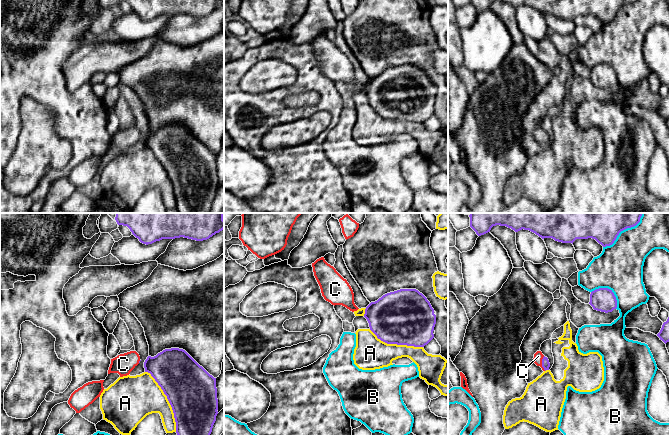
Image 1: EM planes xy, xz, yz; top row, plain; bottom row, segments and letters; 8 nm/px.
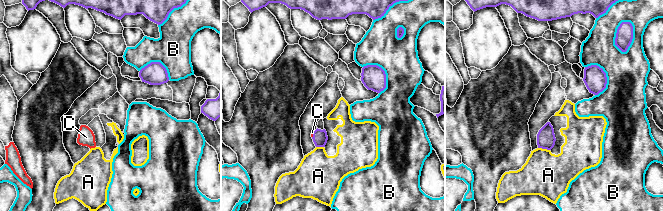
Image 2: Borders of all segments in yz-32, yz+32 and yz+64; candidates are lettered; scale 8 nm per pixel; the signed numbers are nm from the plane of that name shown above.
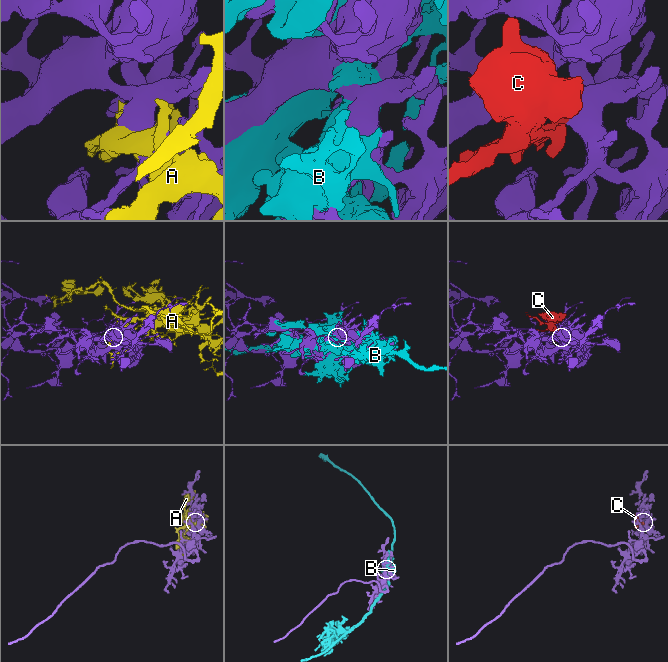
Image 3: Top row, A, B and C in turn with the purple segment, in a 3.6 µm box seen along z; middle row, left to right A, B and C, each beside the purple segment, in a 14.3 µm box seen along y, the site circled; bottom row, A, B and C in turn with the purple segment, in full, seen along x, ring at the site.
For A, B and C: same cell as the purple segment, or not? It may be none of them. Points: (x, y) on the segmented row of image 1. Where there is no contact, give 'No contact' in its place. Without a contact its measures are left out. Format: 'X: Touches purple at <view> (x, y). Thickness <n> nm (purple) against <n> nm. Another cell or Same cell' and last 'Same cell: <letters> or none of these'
A: Touches purple at xy (168, 400). Thickness 400 nm (purple) against 340 nm. Another cell
B: Touches purple at yz (623, 229). Thickness 420 nm (purple) against 320 nm. Another cell
C: Touches purple at yz (542, 363). Thickness 60 nm (purple) against 80 nm. Same cell
Same cell: C

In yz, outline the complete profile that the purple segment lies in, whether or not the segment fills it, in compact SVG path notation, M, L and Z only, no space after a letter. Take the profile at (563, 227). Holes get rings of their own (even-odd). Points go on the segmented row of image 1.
M470 213L470 227L478 236L490 232L496 225L506 226L515 232L529 230L542 239L552 238L562 243L576 239L595 239L603 247L614 243L619 233L640 222L642 213Z

